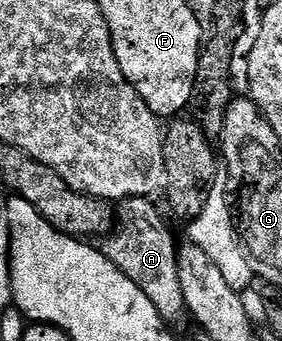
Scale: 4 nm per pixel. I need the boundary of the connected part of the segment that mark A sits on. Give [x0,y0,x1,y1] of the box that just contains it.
[102,197,186,323]

